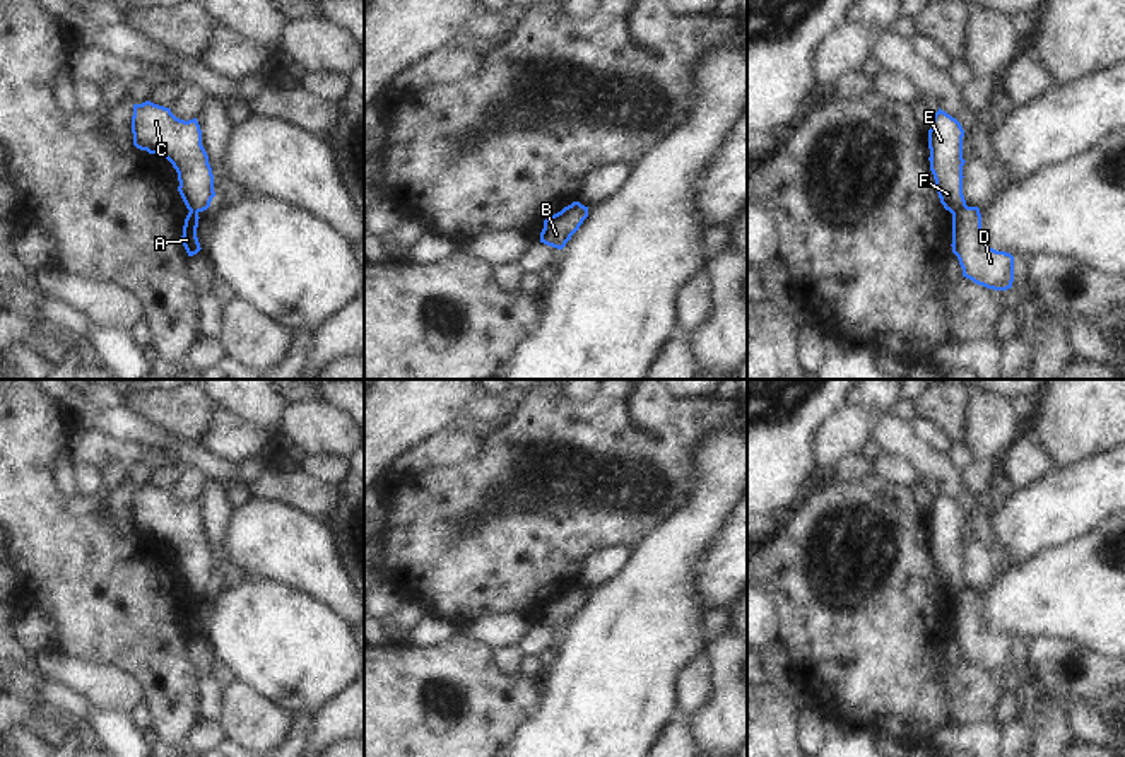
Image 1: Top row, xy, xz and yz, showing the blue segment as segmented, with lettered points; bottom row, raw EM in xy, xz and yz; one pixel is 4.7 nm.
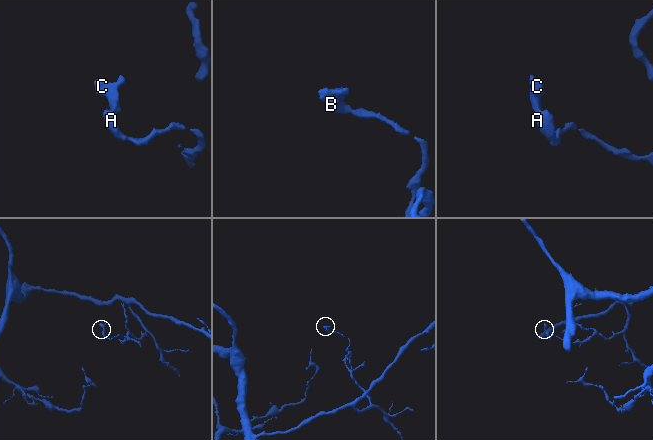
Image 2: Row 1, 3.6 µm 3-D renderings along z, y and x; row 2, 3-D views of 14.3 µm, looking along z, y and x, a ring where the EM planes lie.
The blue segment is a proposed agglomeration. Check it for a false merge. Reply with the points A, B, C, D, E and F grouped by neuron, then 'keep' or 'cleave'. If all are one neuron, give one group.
groups A B D / C E F; cleave

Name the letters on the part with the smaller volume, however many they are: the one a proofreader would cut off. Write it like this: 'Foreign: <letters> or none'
Foreign: C, E, F

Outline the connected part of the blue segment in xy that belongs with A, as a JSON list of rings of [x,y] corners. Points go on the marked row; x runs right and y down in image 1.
[[[188,212],[185,219],[181,243],[188,256],[193,256],[202,249],[198,238],[197,238],[198,219],[200,219],[198,212]]]

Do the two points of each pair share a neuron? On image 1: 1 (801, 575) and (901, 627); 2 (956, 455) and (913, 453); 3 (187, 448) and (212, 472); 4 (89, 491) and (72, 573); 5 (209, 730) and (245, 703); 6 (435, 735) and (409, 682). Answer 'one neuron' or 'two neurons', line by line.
1: one neuron
2: two neurons
3: one neuron
4: two neurons
5: two neurons
6: one neuron

